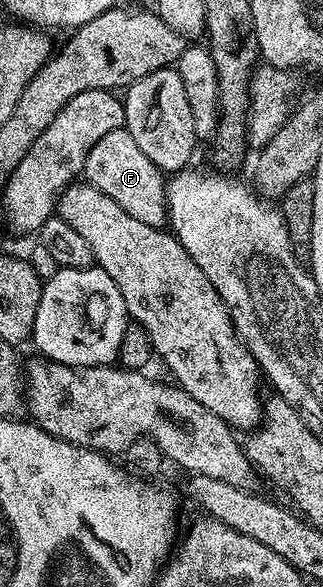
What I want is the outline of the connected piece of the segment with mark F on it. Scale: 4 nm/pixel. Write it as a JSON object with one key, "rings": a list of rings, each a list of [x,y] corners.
{"rings":[[[125,127],[108,131],[96,147],[92,147],[86,156],[84,177],[89,184],[96,186],[108,199],[116,199],[128,215],[140,219],[140,223],[148,223],[148,227],[163,228],[168,221],[168,206],[166,204],[167,178],[161,169],[140,151],[136,139]]]}

